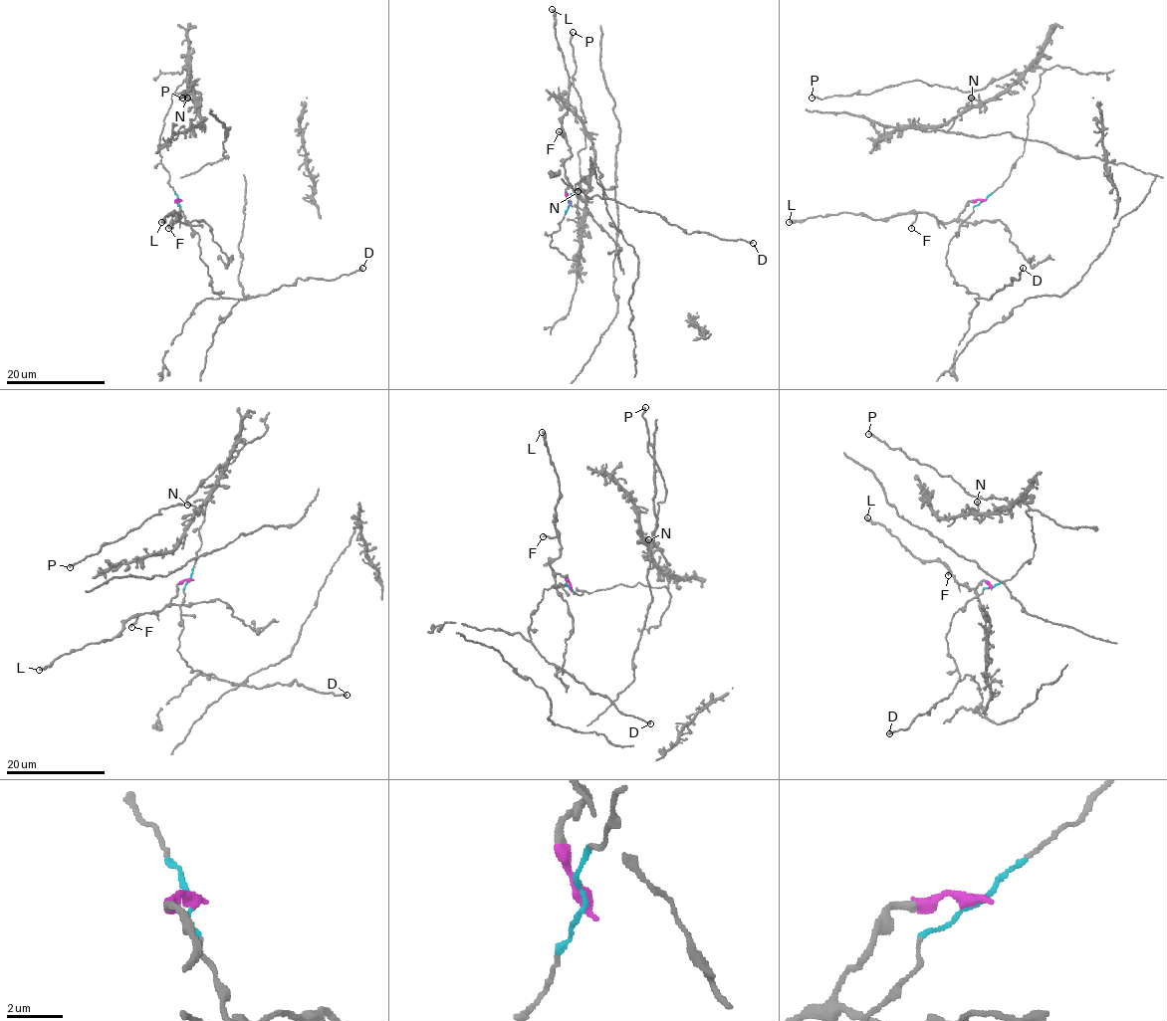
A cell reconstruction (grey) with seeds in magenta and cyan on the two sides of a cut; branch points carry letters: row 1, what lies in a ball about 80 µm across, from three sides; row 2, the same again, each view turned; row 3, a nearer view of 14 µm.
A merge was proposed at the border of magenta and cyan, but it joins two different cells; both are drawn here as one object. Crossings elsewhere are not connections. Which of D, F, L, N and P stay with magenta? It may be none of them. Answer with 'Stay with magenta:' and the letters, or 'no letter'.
Stay with magenta: F, L

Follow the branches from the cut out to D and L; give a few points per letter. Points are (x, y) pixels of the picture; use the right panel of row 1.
D: (983, 201), (955, 234), (946, 256), (950, 274), (960, 286), (990, 299), (1012, 278), (1018, 281), (1023, 268)
L: (983, 201), (971, 201), (948, 222), (923, 212), (879, 219), (846, 212), (790, 222)

